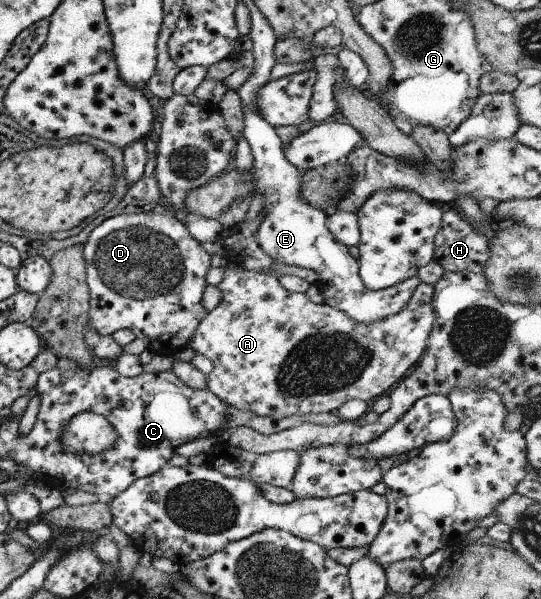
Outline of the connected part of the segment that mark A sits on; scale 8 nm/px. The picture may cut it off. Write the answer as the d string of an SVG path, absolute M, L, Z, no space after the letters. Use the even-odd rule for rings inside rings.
M228 264L223 269L222 281L216 286L221 293L221 301L199 321L189 345L197 354L203 355L212 364L212 371L206 376L206 390L215 395L221 402L230 404L237 410L251 411L251 414L257 416L270 416L271 418L282 419L296 414L335 413L348 400L366 402L371 401L373 397L383 396L394 388L399 379L409 371L409 367L417 364L417 360L421 353L423 353L429 333L433 328L434 316L431 297L436 289L434 285L426 285L420 282L419 286L413 291L411 298L407 301L405 308L396 315L388 316L382 321L357 324L355 321L348 319L347 315L335 310L333 307L326 304L314 305L303 293L286 291L275 277L253 272L252 270L243 270L241 267L233 270Z

